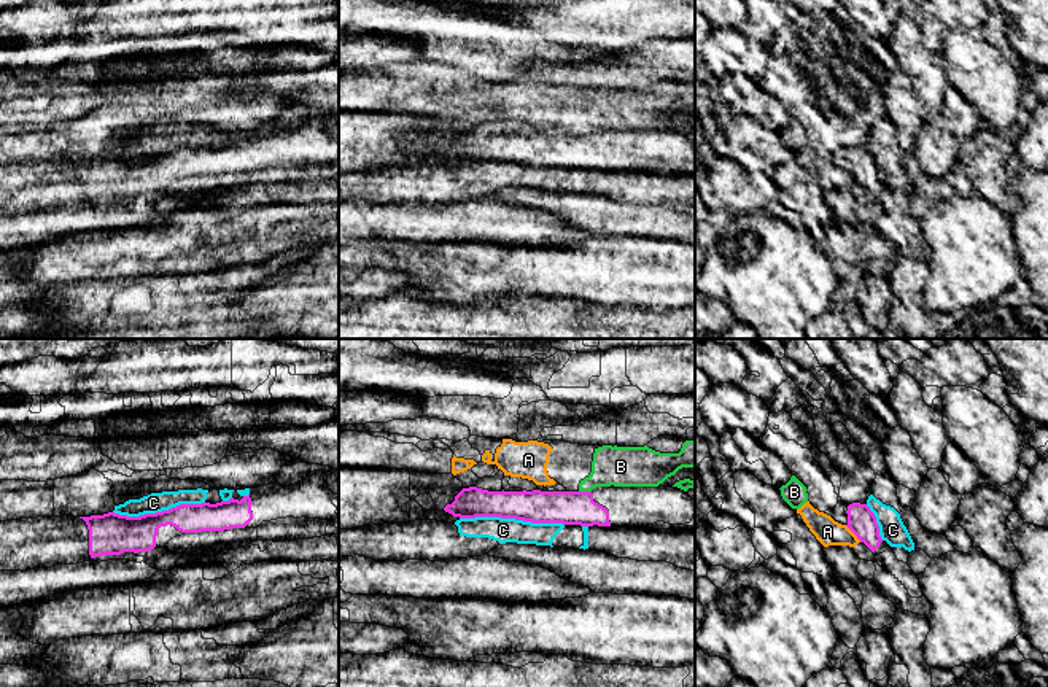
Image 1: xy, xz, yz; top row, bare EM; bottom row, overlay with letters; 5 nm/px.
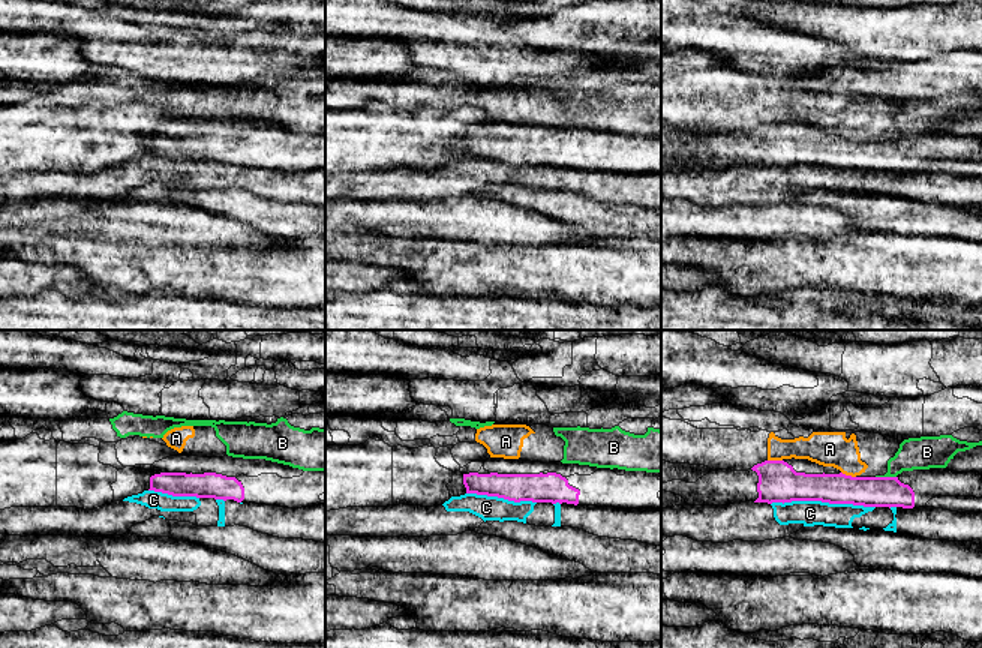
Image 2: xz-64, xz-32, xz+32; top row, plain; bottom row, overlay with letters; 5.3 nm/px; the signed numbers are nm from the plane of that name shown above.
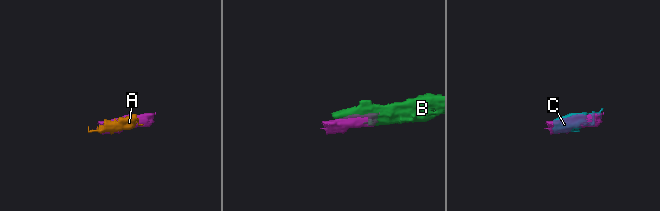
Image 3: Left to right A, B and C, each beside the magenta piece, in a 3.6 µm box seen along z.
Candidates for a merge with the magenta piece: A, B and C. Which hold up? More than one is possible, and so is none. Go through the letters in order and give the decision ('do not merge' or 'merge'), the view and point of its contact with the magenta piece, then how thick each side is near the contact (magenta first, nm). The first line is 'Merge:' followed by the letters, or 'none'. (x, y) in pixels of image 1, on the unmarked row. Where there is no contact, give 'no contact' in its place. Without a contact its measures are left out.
Merge: none
A: do not merge; contact yz (853, 175); calibres 140 and 140 nm
B: do not merge; contact xz (586, 135); calibres 180 and 200 nm
C: do not merge; contact xz (512, 161); calibres 170 and 130 nm

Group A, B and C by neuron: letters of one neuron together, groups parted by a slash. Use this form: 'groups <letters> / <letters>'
groups A B / C

